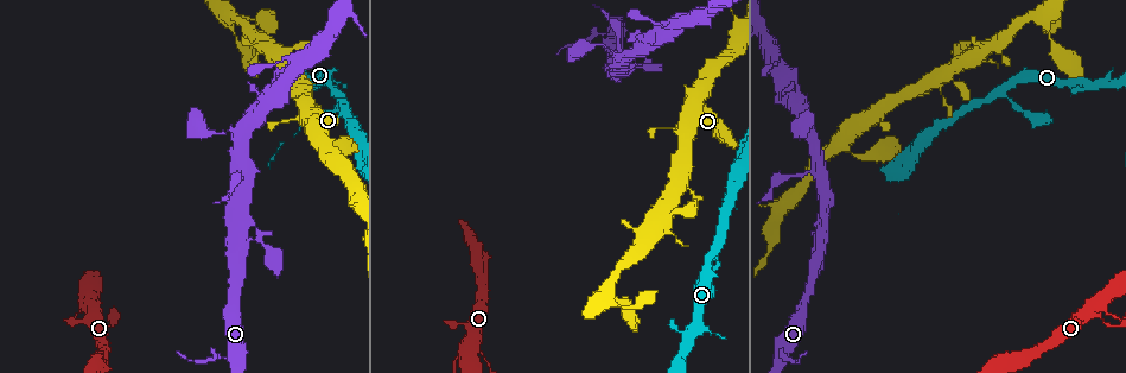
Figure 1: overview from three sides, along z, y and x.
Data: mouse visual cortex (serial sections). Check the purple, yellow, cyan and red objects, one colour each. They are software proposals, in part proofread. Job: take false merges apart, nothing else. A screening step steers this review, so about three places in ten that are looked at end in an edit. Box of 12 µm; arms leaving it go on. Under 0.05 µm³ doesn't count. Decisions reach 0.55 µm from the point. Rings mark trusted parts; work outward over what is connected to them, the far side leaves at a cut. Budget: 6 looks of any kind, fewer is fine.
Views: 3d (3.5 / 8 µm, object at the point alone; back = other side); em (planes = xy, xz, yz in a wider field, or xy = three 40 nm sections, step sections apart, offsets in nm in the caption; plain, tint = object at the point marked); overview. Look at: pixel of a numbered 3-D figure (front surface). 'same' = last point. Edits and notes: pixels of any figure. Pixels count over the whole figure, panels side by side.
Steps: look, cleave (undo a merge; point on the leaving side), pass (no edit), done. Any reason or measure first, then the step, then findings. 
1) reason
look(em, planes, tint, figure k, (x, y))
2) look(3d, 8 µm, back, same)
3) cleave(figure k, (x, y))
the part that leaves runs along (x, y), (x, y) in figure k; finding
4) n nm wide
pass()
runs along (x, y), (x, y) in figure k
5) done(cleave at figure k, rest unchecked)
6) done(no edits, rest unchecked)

sudden change in width
look(3d, 3.5 µm, figure 1, (242, 243))

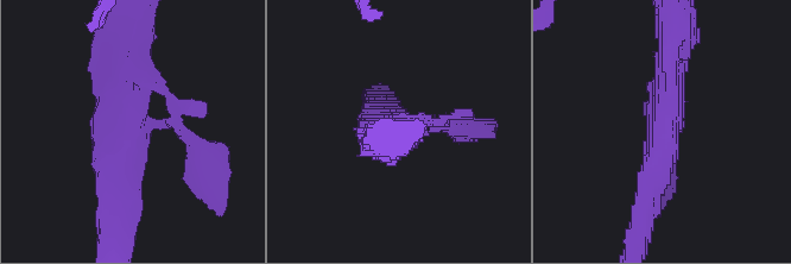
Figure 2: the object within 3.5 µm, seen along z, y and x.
look(em, xy, step 3, tint, figure 2, (125, 127))

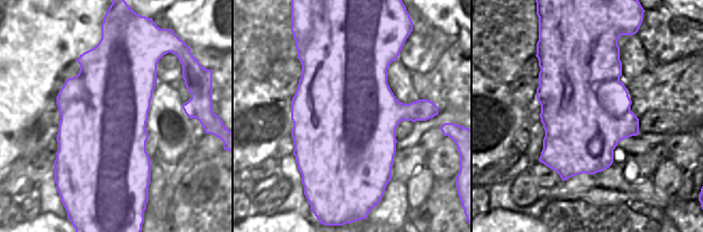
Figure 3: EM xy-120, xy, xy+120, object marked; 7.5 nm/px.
pass()
runs along (647, 203), (663, 149), (675, 46) in figure 2; one cell here

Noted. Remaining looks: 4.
look(3d, 3.5 µm, figure 1, (618, 43))

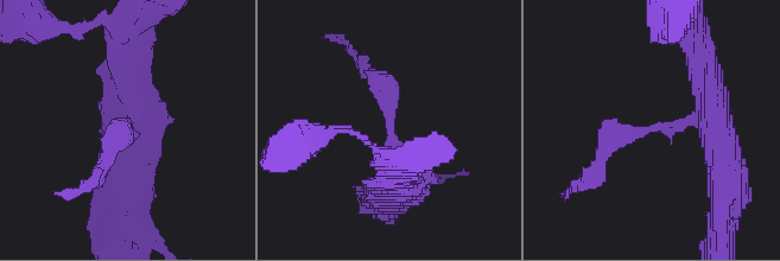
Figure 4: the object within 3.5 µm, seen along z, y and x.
look(em, xy, step 5, tint, figure 4, (388, 124))

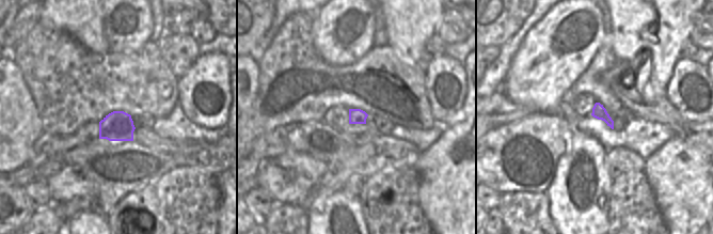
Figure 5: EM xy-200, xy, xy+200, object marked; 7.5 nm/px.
arms of 300, 450 nm
cleave(figure 4, (395, 90))
the part that leaves runs along (392, 141), (388, 89), (359, 65) in figure 4; two cells meet here

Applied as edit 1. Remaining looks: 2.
done(cleave at figure 4, rest unchecked)

